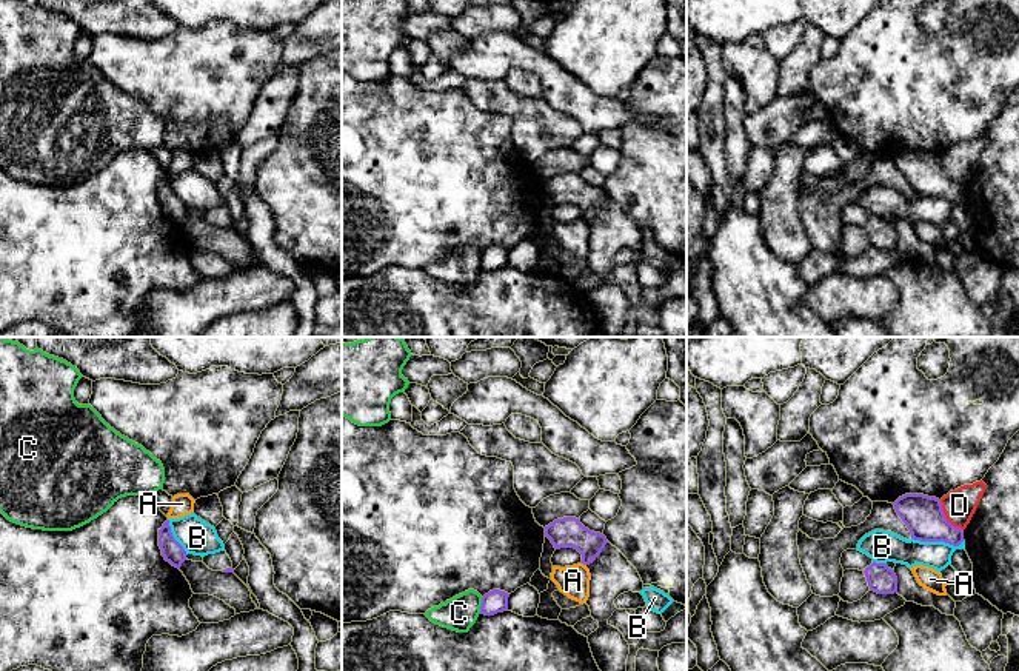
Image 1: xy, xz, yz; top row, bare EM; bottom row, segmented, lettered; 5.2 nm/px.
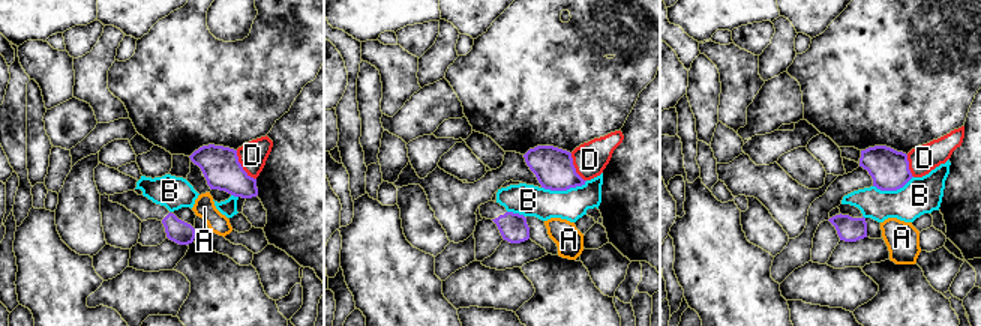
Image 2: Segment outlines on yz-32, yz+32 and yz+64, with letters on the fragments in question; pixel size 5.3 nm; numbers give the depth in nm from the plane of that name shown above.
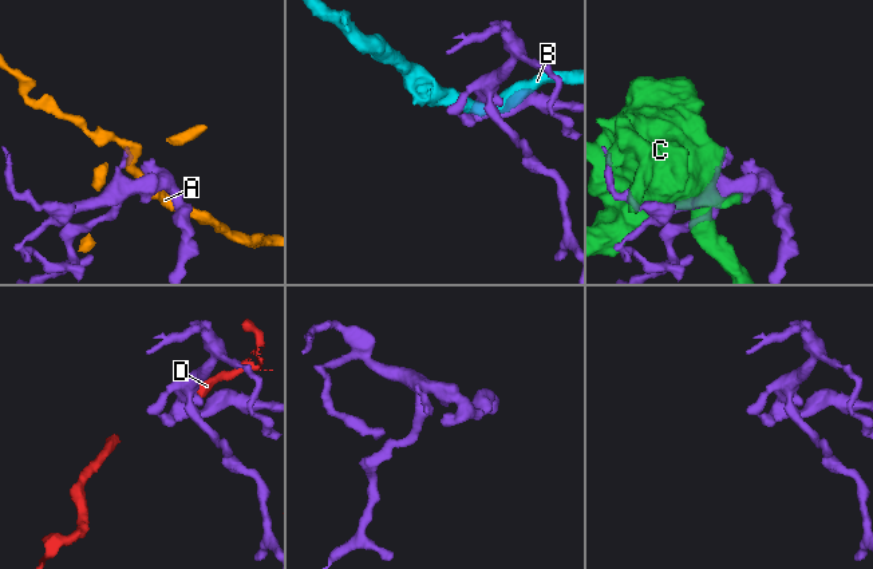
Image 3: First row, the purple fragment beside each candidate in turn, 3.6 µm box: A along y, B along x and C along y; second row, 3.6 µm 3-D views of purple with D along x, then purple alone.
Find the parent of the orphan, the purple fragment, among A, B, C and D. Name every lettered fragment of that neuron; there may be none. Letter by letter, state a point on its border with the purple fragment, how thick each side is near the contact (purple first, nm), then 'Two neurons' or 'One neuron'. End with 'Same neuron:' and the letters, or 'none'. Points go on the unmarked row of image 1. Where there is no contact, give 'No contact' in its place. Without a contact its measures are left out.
A: Touches purple at xz (584, 219). Thickness 160 nm (purple) against 160 nm. Two neurons
B: Touches purple at yz (938, 196). Thickness 200 nm (purple) against 140 nm. Two neurons
C: Touches purple at xz (482, 260). Thickness 120 nm (purple) against 180 nm. Two neurons
D: Touches purple at yz (945, 173). Thickness 200 nm (purple) against 170 nm. Two neurons
Same neuron: none

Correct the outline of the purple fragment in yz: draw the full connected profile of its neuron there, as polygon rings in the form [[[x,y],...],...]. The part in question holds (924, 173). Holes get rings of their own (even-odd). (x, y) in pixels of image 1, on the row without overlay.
[[[905,149],[894,159],[894,165],[911,188],[911,194],[920,197],[945,197],[959,202],[964,197],[964,185],[953,182],[936,152],[924,149]]]

